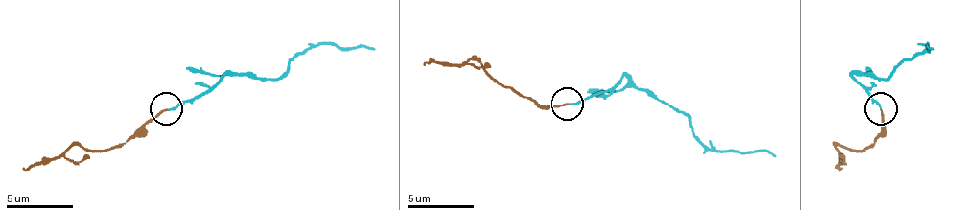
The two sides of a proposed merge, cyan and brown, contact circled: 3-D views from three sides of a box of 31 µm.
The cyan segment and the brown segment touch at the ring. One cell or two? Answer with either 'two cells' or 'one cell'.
one cell

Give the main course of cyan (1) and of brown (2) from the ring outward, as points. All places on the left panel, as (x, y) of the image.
1: (169, 107), (201, 98), (222, 78), (278, 78), (311, 45), (374, 48)
2: (165, 107), (122, 144), (99, 151), (72, 148), (22, 171)

